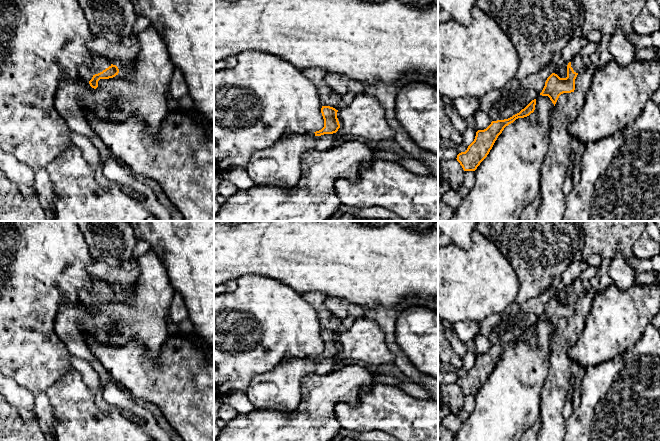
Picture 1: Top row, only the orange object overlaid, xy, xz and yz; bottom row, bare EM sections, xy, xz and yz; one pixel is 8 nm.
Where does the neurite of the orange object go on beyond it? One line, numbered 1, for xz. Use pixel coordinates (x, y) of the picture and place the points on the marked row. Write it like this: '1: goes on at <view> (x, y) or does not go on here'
1: does not go on here

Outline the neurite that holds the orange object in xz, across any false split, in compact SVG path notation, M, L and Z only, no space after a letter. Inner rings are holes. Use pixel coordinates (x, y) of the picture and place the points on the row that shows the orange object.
M322 106L321 113L324 119L324 127L319 131L314 132L315 136L333 134L338 131L340 124L337 118L337 112L338 110L333 107Z

